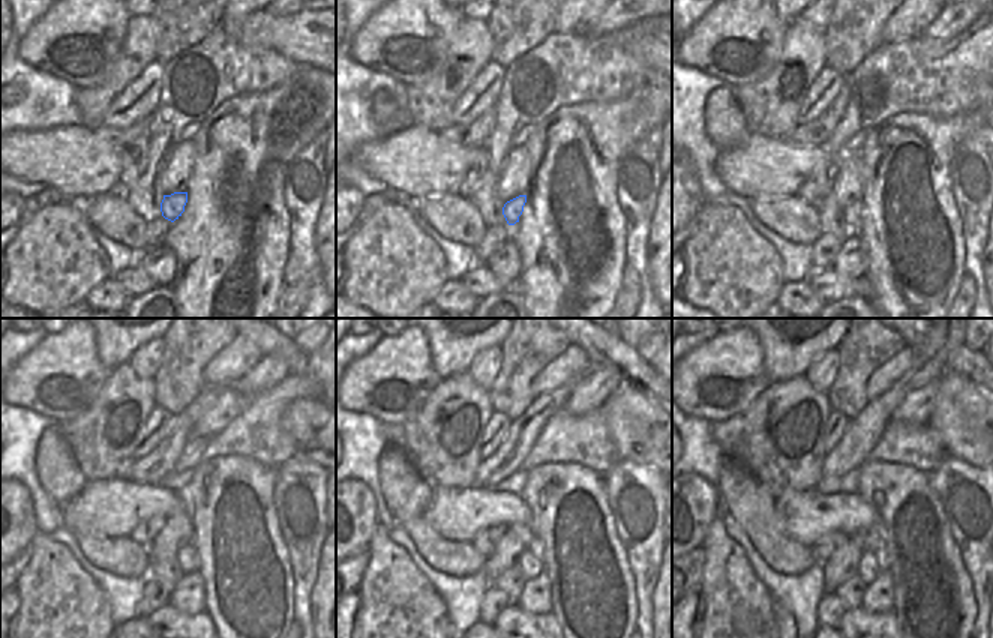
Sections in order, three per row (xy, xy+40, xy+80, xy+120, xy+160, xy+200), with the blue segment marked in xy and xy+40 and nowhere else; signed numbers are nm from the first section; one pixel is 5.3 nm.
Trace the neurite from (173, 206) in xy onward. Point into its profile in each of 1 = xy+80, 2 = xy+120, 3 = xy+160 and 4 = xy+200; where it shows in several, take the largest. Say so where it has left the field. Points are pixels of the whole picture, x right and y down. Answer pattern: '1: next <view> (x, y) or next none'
1: next xy+80 (851, 215)
2: next xy+120 (188, 557)
3: next xy+160 (530, 563)
4: next xy+200 (870, 565)

